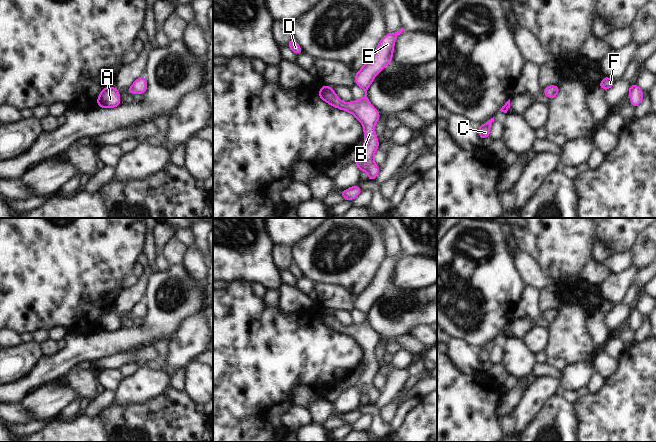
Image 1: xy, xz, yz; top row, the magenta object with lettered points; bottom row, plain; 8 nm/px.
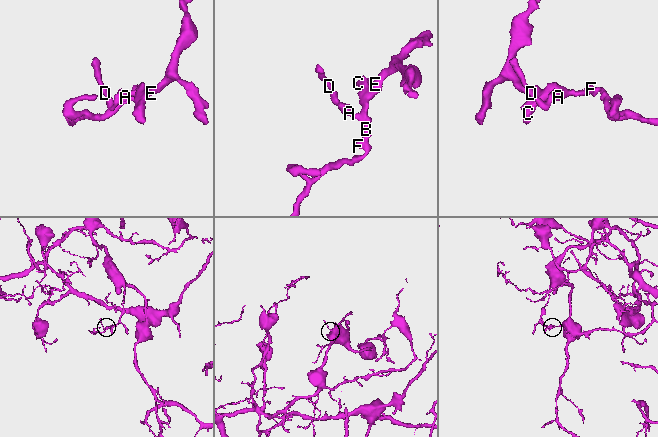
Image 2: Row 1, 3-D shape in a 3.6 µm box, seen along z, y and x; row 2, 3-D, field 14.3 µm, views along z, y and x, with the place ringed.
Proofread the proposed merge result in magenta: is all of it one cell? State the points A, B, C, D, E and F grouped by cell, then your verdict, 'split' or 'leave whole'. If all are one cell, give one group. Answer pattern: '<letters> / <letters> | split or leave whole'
A B C D E F | leave whole

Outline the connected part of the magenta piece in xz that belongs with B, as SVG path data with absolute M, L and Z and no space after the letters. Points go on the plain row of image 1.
M401 252L395 257L385 258L371 283L356 296L354 307L365 316L362 323L345 327L337 321L332 311L326 309L323 309L318 316L318 320L326 327L337 333L349 335L362 347L365 367L354 387L358 390L359 396L365 394L368 397L369 405L374 405L380 395L380 391L374 387L374 376L379 371L374 351L380 343L380 337L370 328L367 315L375 300L391 286L396 261L403 255L404 253Z

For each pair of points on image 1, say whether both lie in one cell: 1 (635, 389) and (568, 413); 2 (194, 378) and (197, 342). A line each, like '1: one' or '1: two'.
1: two
2: two

